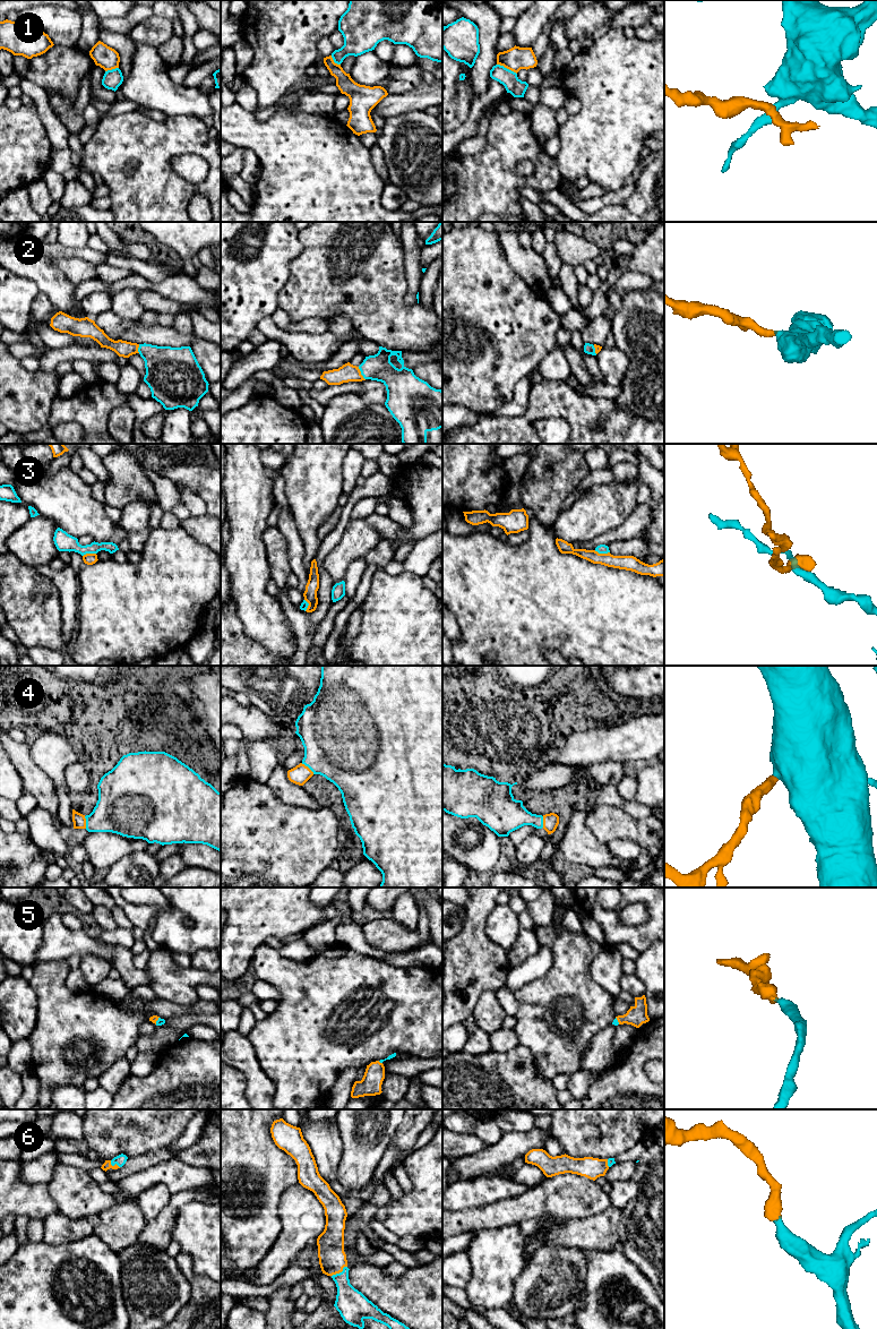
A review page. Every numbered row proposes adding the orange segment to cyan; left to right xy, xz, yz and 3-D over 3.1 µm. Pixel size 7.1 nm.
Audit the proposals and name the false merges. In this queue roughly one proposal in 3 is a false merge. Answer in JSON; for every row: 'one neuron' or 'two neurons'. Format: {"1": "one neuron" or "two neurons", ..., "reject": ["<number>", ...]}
{"1": "two neurons", "2": "one neuron", "3": "two neurons", "4": "one neuron", "5": "one neuron", "6": "one neuron", "reject": ["1", "3"]}

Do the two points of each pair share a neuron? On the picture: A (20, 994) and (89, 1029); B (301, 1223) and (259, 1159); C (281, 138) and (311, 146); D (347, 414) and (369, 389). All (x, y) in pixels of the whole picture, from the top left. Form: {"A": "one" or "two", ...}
{"A": "two", "B": "two", "C": "one", "D": "two"}

